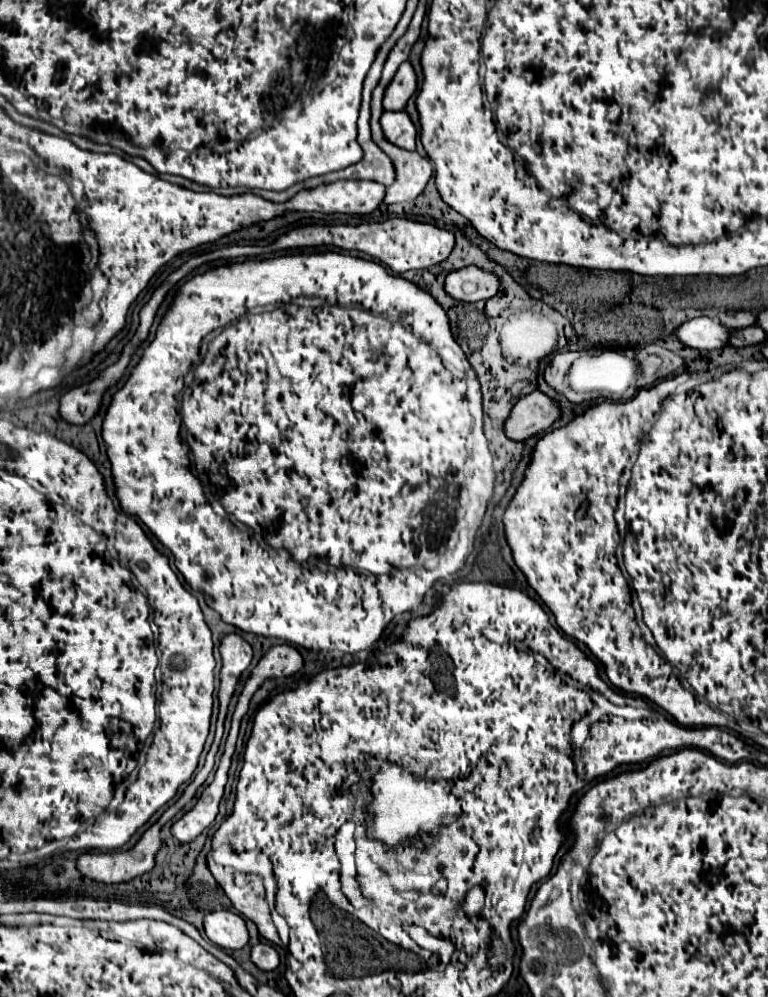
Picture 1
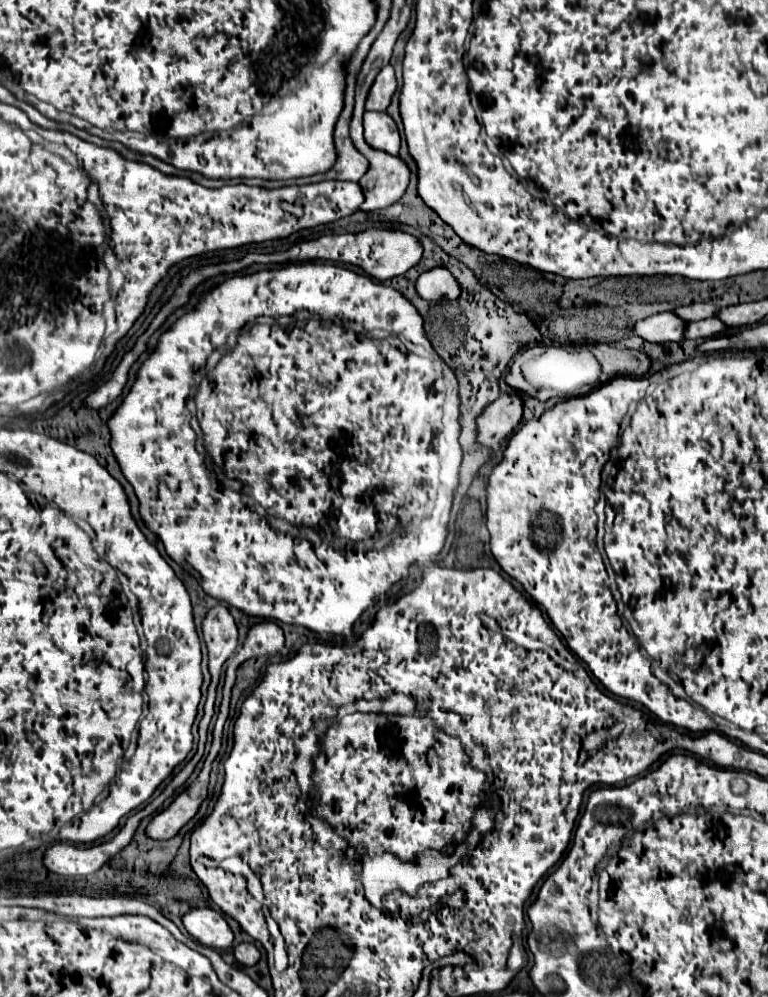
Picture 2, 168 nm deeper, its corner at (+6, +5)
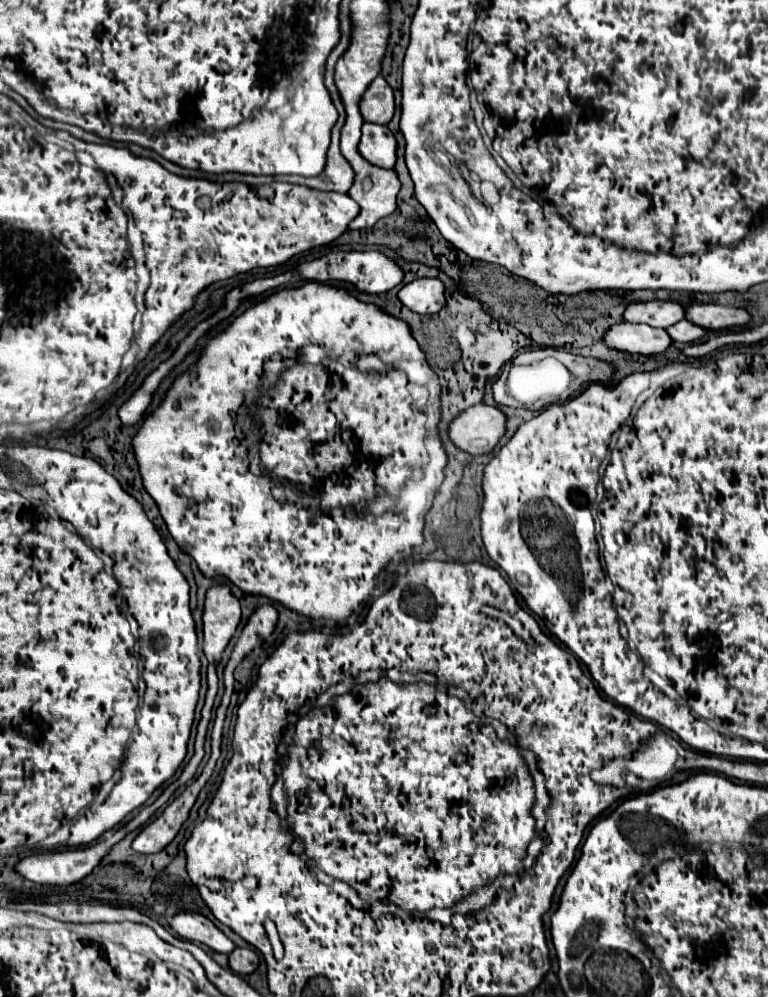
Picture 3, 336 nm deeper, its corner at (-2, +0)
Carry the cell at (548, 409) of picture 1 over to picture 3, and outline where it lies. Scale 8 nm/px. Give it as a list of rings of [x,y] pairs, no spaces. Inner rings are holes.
[[[479,403],[463,411],[449,429],[451,441],[471,453],[471,455],[485,455],[495,449],[495,445],[505,437],[507,431],[507,415],[491,405]]]

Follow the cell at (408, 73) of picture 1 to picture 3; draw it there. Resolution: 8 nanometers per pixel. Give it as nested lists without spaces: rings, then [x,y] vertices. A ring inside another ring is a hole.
[[[377,77],[369,89],[365,91],[363,99],[361,99],[361,115],[365,121],[369,123],[379,123],[385,125],[391,121],[395,111],[395,103],[393,103],[393,89],[391,85],[385,81],[385,77]]]

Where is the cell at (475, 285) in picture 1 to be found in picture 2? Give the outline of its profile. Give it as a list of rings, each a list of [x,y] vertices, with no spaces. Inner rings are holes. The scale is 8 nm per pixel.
[[[433,268],[419,276],[415,282],[415,290],[423,300],[439,302],[439,300],[457,300],[459,298],[459,284],[451,276],[447,268]]]

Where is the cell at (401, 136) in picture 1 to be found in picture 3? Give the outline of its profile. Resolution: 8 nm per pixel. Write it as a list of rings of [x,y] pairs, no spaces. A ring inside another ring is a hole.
[[[363,123],[363,137],[359,143],[359,151],[369,163],[393,169],[397,161],[397,139],[387,125]]]

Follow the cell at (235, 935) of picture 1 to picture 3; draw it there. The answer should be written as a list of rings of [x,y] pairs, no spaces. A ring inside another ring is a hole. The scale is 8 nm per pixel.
[[[195,911],[175,915],[171,921],[171,929],[183,939],[189,939],[193,943],[203,943],[219,953],[231,953],[235,949],[235,943],[211,919]]]

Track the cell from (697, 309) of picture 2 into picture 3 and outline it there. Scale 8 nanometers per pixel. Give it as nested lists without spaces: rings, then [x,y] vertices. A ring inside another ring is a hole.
[[[645,301],[645,303],[631,303],[623,317],[629,323],[645,323],[659,329],[667,329],[687,319],[687,313],[683,305],[673,301]]]

